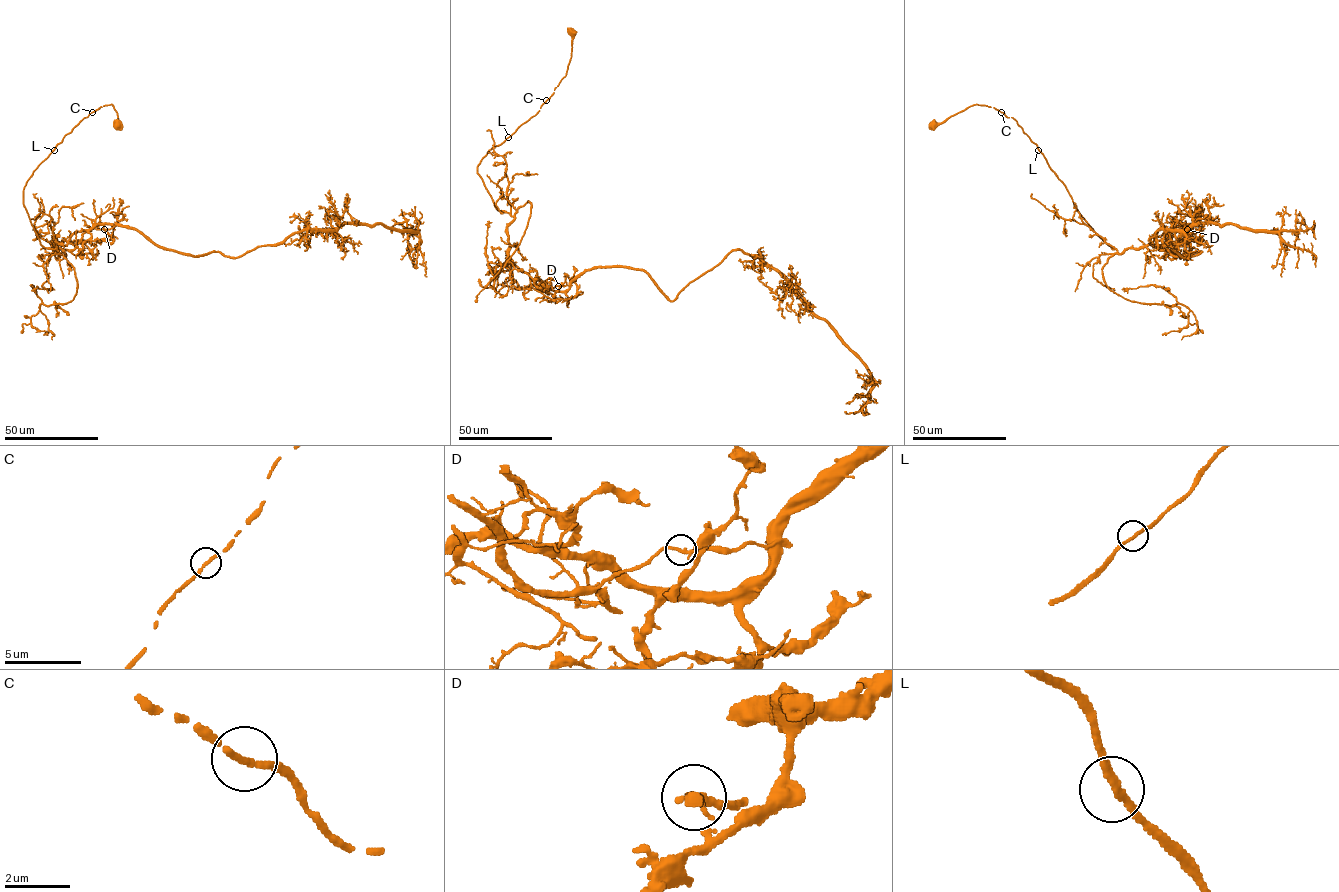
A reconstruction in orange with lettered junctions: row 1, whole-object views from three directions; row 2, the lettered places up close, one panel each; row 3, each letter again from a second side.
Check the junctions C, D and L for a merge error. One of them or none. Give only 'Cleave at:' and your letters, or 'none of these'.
Cleave at: D

